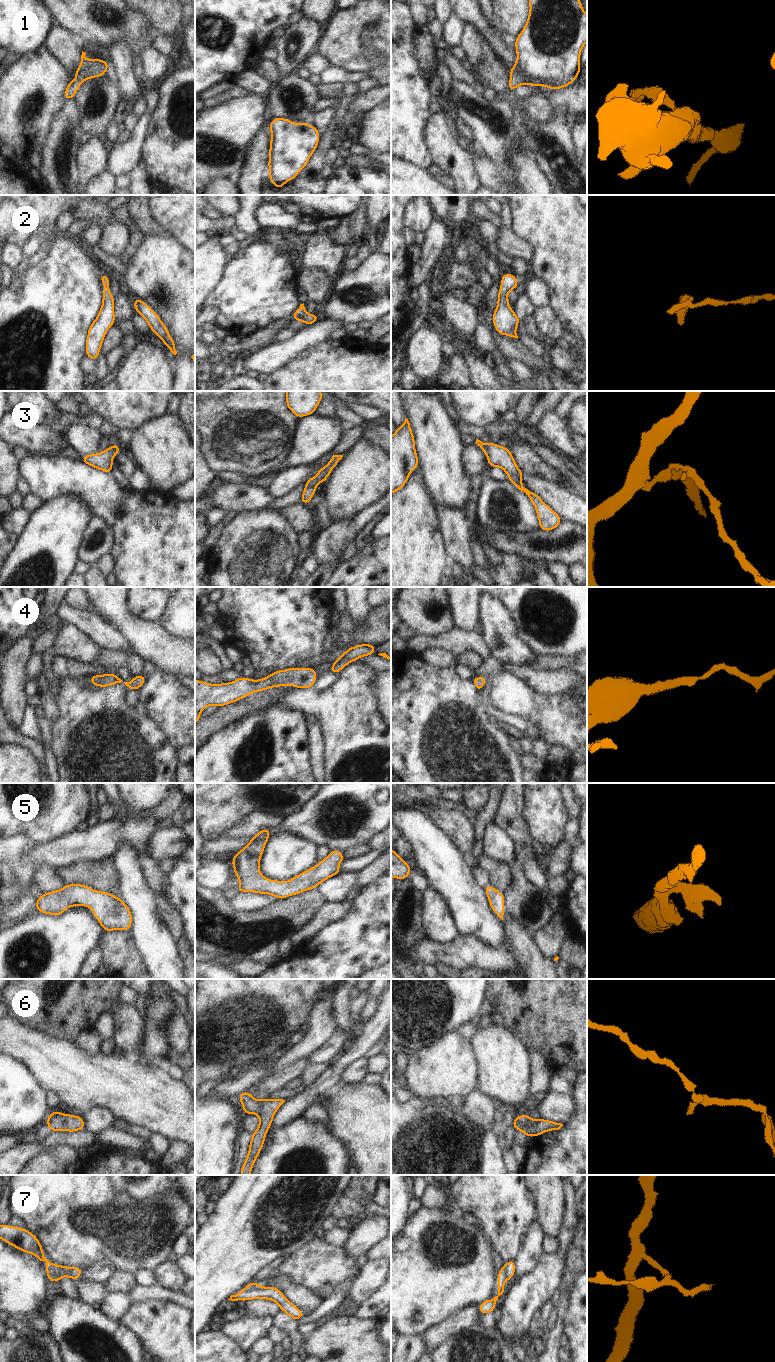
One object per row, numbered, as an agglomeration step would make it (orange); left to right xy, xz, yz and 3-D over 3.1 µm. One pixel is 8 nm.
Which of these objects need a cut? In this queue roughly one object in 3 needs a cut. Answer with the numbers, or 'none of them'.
3, 7

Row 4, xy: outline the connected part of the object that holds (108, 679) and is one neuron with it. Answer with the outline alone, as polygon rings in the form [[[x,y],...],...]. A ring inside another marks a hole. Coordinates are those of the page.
[[[107,673],[99,676],[97,675],[90,676],[90,683],[98,687],[107,687],[121,682],[123,681],[114,673]]]

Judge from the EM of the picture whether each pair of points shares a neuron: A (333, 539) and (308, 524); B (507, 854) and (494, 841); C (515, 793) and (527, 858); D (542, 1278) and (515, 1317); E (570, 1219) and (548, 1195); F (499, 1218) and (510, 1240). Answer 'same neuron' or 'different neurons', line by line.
A: different neurons
B: same neuron
C: same neuron
D: same neuron
E: different neurons
F: same neuron

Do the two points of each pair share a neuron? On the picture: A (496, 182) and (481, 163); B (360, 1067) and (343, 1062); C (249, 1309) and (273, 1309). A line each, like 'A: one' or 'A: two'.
A: one
B: two
C: one

